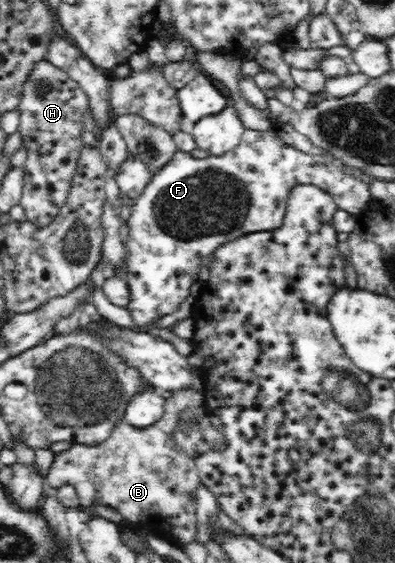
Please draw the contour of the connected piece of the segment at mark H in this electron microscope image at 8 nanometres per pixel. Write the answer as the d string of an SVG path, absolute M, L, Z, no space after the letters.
M41 61L29 73L22 88L22 97L18 107L22 117L17 130L20 131L22 140L26 142L28 148L31 148L31 160L23 166L25 174L29 174L29 176L24 178L20 204L24 208L28 220L43 226L59 212L60 206L63 206L67 198L71 174L75 168L75 158L79 156L79 146L83 143L80 136L83 127L81 120L82 113L87 109L87 97L79 83L75 82L75 79L71 78L64 70L51 64L50 61Z

